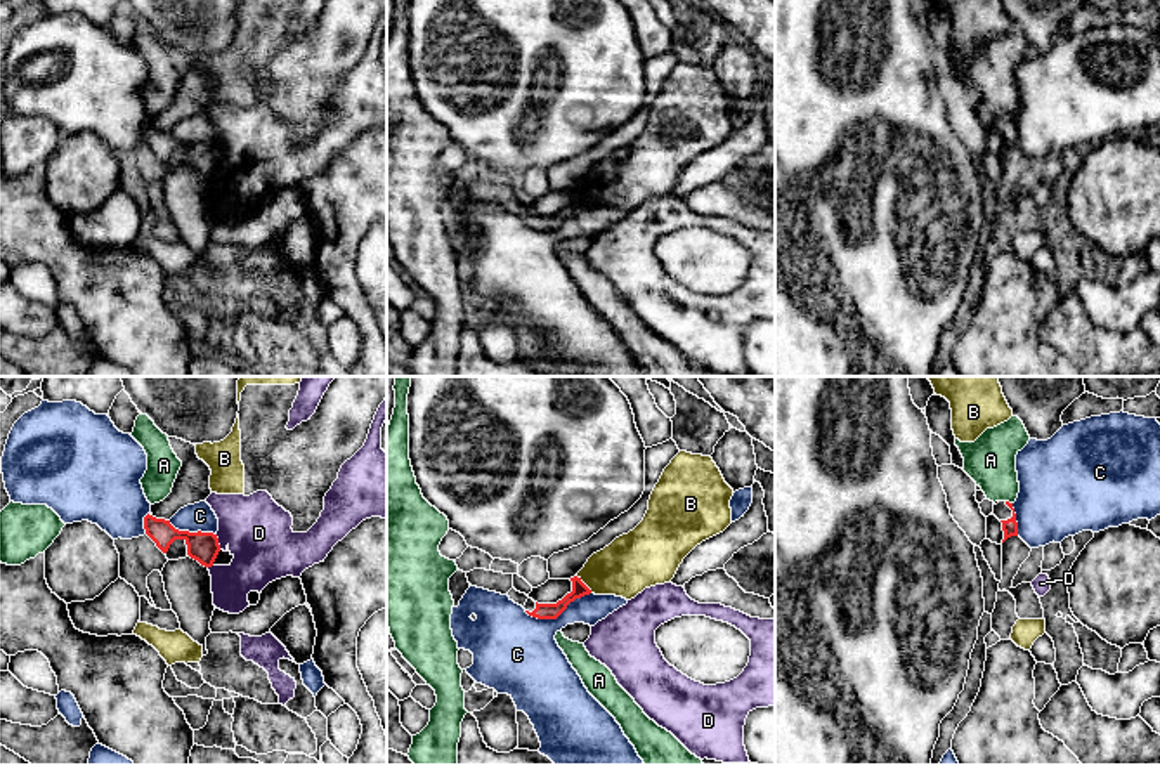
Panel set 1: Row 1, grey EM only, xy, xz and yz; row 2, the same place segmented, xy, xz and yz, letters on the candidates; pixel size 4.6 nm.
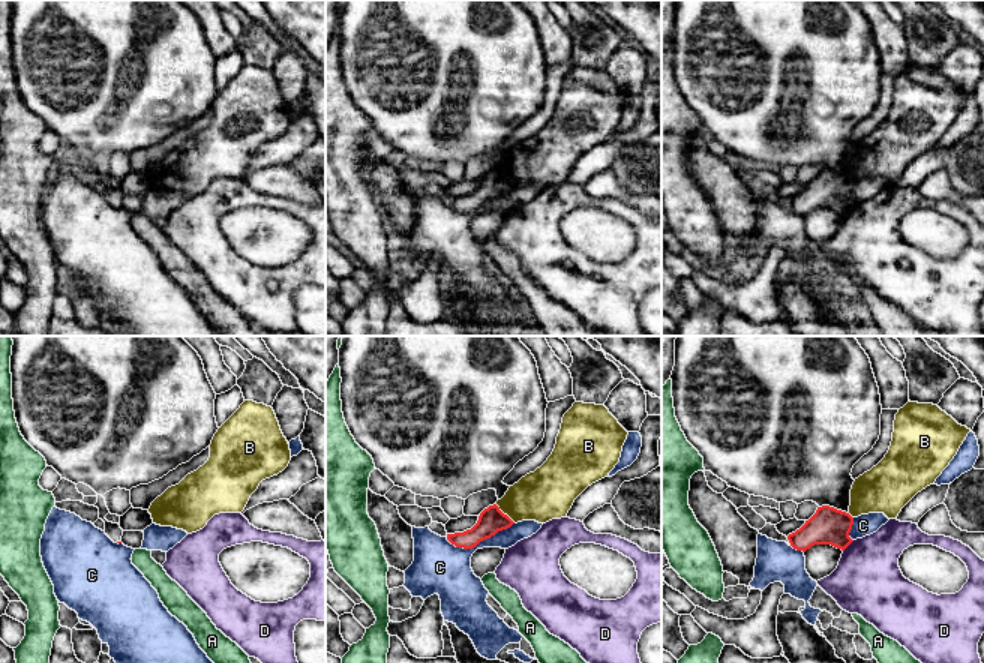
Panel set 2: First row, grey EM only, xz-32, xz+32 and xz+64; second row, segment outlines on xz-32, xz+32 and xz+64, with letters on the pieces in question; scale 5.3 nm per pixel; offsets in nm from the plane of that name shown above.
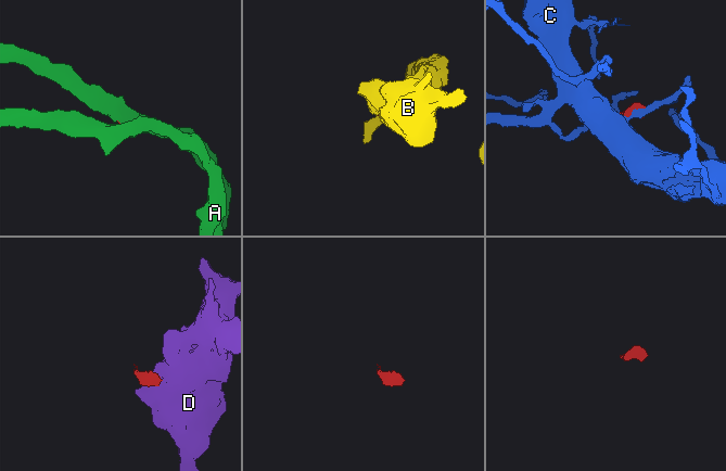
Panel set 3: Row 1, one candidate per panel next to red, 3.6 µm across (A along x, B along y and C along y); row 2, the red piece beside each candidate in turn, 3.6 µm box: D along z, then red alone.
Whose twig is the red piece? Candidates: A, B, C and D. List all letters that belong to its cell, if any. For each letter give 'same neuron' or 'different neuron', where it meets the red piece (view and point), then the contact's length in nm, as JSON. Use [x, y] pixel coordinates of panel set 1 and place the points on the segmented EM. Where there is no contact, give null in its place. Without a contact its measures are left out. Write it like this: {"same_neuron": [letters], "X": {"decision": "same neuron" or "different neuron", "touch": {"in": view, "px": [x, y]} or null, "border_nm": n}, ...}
{"same_neuron": [], "A": {"decision": "different neuron", "touch": {"in": "yz", "px": [1008, 502]}, "border_nm": 40}, "B": {"decision": "different neuron", "touch": {"in": "xz", "px": [583, 583]}, "border_nm": 120}, "C": {"decision": "different neuron", "touch": {"in": "xz", "px": [557, 616]}, "border_nm": 320}, "D": {"decision": "different neuron", "touch": {"in": "xy", "px": [217, 542]}, "border_nm": 80}}

